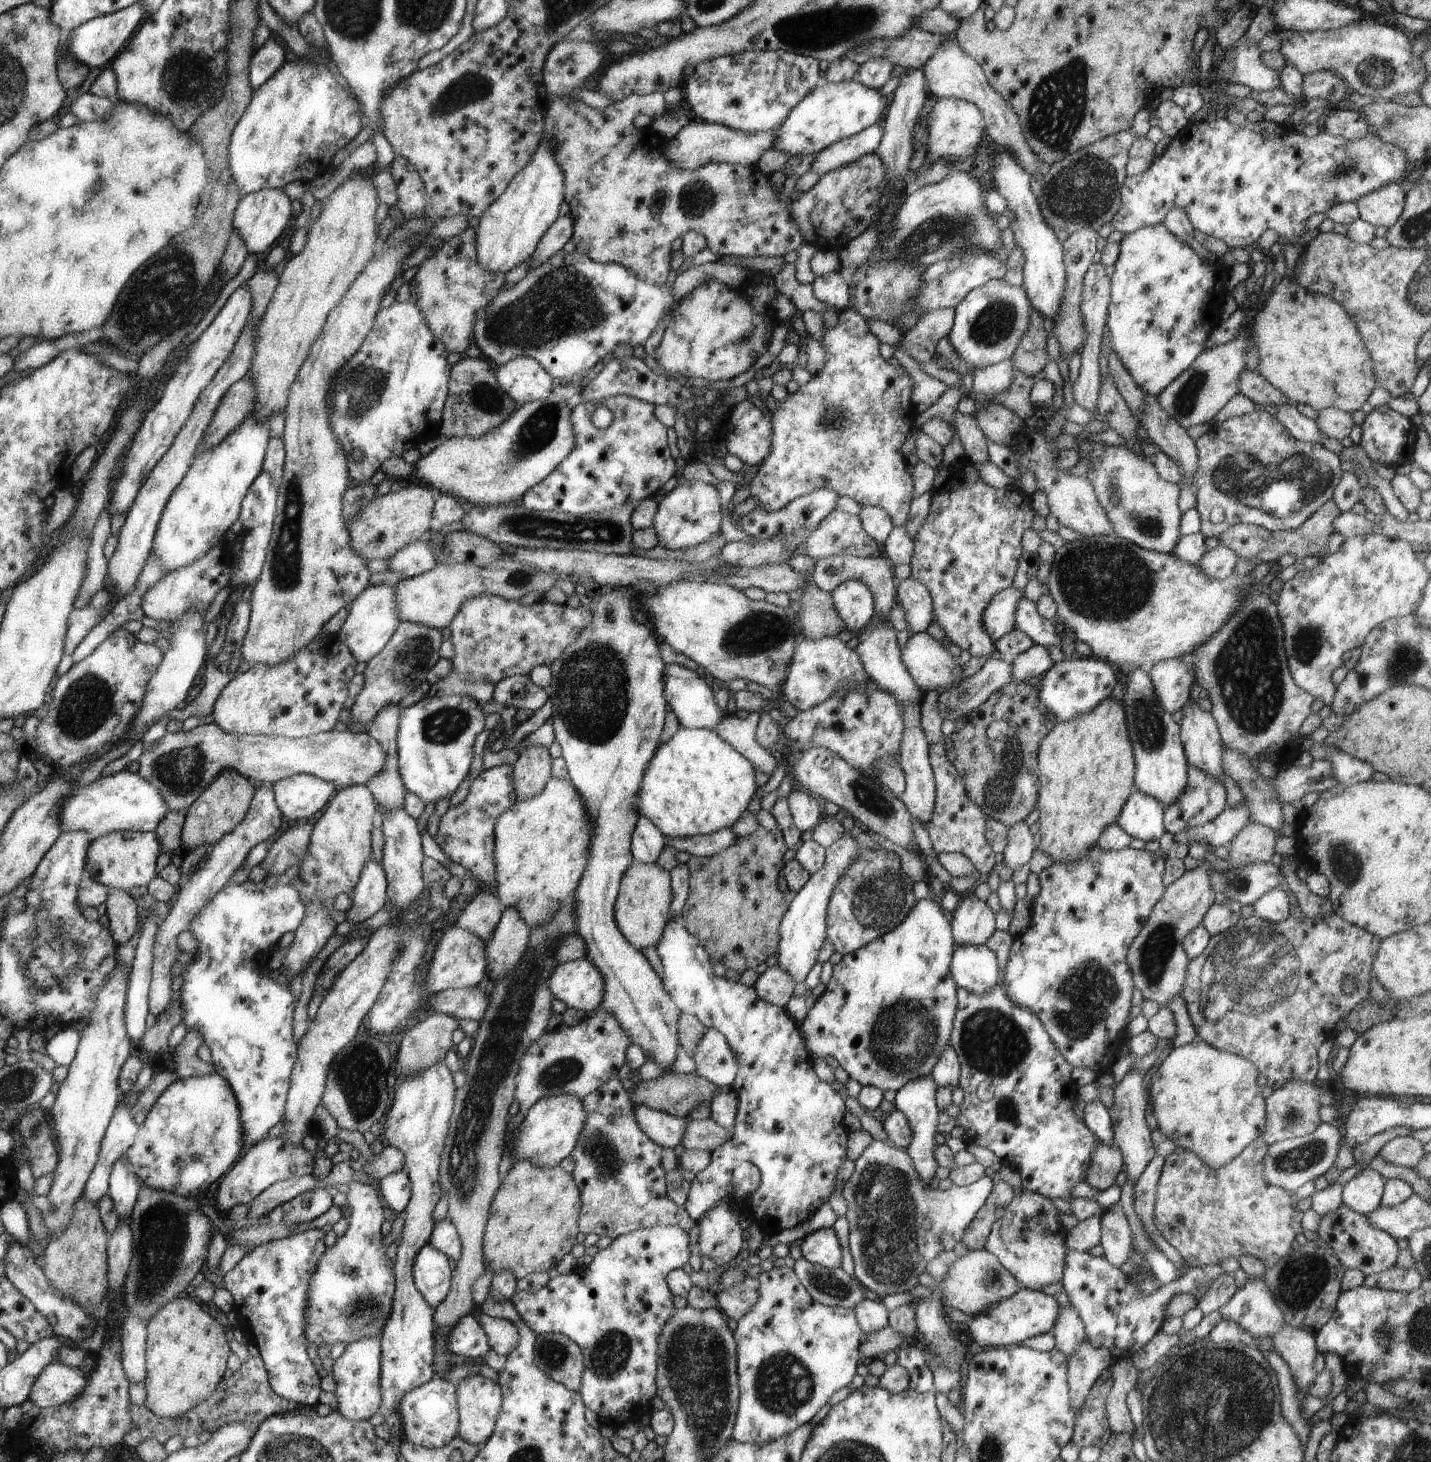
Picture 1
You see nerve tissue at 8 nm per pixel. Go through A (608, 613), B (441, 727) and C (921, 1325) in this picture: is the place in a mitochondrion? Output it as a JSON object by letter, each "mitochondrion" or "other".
{"A":"mitochondrion","B":"mitochondrion","C":"other"}

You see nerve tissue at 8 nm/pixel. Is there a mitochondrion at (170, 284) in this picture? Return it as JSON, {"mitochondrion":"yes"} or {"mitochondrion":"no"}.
{"mitochondrion":"yes"}

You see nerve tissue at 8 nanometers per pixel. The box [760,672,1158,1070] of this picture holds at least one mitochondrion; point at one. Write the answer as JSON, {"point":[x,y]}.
{"point":[1085,997]}

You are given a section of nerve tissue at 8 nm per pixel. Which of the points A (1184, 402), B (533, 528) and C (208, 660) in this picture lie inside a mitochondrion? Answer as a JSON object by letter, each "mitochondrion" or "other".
{"A":"mitochondrion","B":"mitochondrion","C":"other"}

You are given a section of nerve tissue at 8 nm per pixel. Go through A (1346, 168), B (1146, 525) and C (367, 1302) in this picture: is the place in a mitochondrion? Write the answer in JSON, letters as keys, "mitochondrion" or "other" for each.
{"A":"mitochondrion","B":"mitochondrion","C":"mitochondrion"}

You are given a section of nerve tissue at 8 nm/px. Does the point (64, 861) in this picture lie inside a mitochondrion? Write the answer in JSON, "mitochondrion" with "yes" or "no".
{"mitochondrion":"no"}

